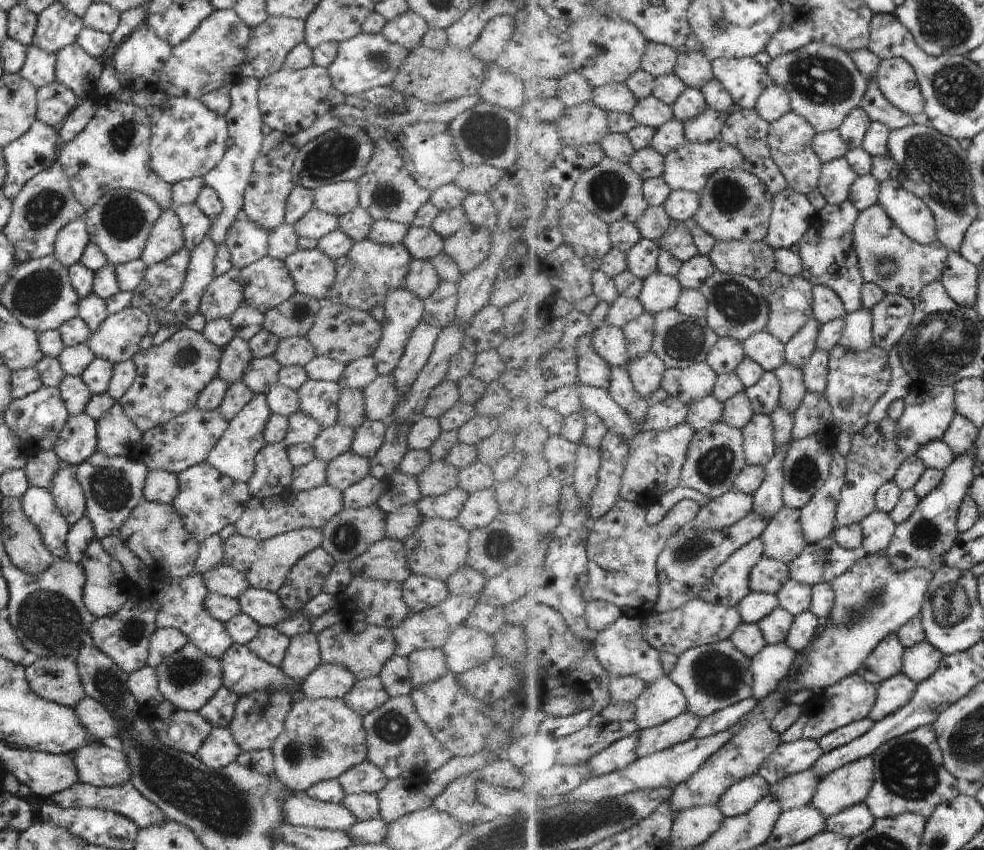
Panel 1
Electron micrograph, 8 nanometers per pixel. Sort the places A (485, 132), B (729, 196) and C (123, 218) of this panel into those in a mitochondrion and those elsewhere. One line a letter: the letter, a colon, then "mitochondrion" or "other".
A: mitochondrion
B: mitochondrion
C: mitochondrion

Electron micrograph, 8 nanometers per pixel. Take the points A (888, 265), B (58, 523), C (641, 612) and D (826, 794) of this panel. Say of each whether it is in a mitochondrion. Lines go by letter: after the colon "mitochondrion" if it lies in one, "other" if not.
A: mitochondrion
B: other
C: other
D: other

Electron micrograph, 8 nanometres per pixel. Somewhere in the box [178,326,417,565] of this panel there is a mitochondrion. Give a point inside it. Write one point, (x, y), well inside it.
(345, 537)

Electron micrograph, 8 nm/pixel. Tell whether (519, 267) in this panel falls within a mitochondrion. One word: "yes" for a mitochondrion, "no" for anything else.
no

